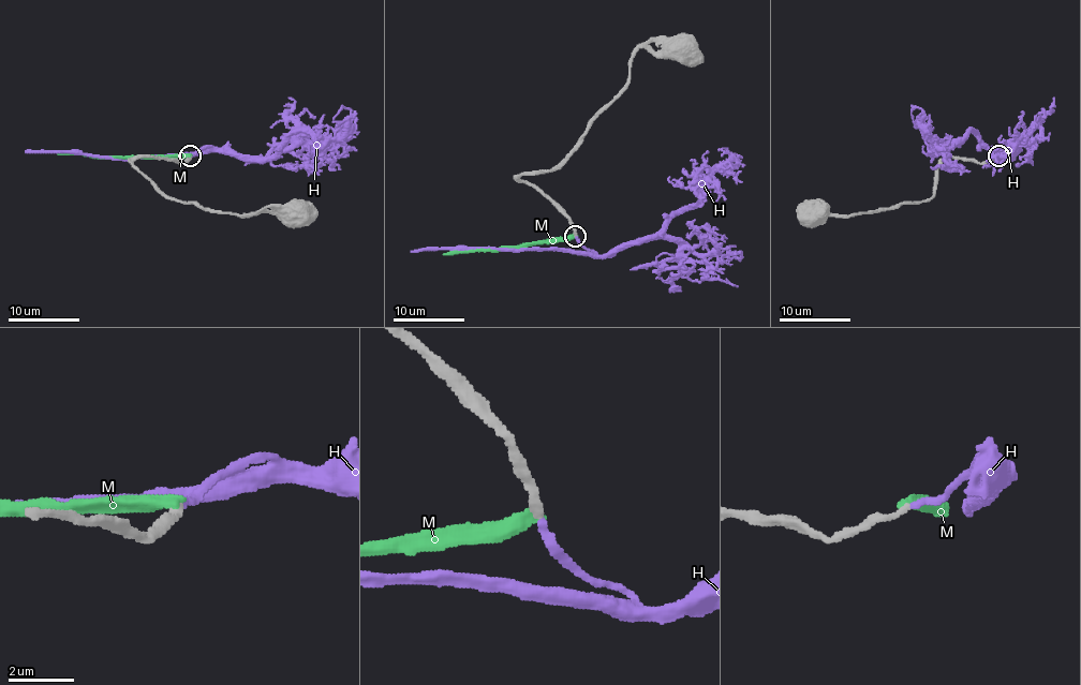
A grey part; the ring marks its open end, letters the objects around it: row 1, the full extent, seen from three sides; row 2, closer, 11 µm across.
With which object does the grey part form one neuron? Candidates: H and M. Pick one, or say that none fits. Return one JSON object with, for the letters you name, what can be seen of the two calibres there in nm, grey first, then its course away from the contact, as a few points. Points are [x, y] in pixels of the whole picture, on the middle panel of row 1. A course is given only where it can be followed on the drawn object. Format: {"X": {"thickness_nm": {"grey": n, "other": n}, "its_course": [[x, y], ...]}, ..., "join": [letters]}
{"H": {"thickness_nm": {"grey": 240, "other": 240}, "its_course": [[577, 235], [596, 254], [655, 238], [700, 197], [706, 181], [736, 158], [727, 147]]}, "join": ["H"]}

